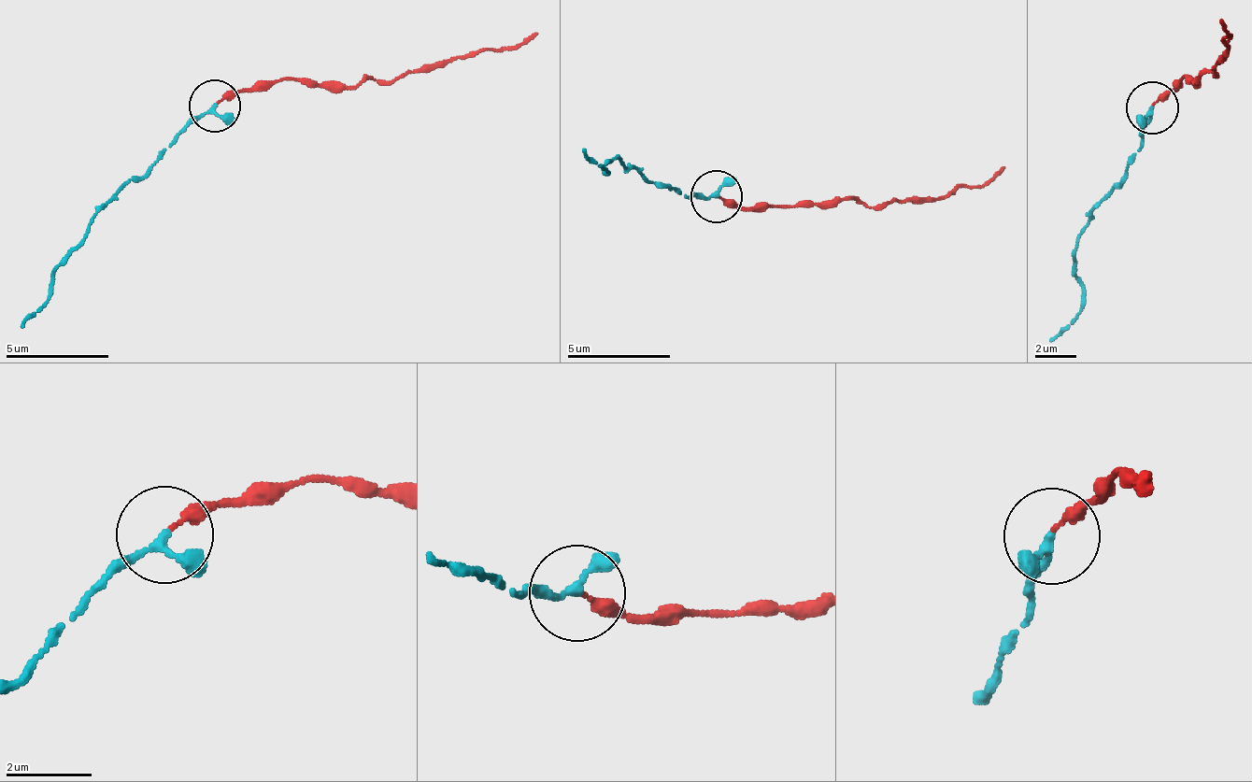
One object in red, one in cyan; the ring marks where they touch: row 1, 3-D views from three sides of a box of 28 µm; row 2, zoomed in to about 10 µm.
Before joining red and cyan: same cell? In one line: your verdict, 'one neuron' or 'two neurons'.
one neuron

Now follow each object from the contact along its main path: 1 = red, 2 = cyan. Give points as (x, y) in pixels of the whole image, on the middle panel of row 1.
1: (718, 198), (742, 209), (766, 209), (773, 205), (886, 206), (935, 203), (960, 188), (985, 188), (1004, 168)
2: (718, 198), (679, 195), (622, 161), (610, 159), (605, 173), (610, 173), (582, 150)

